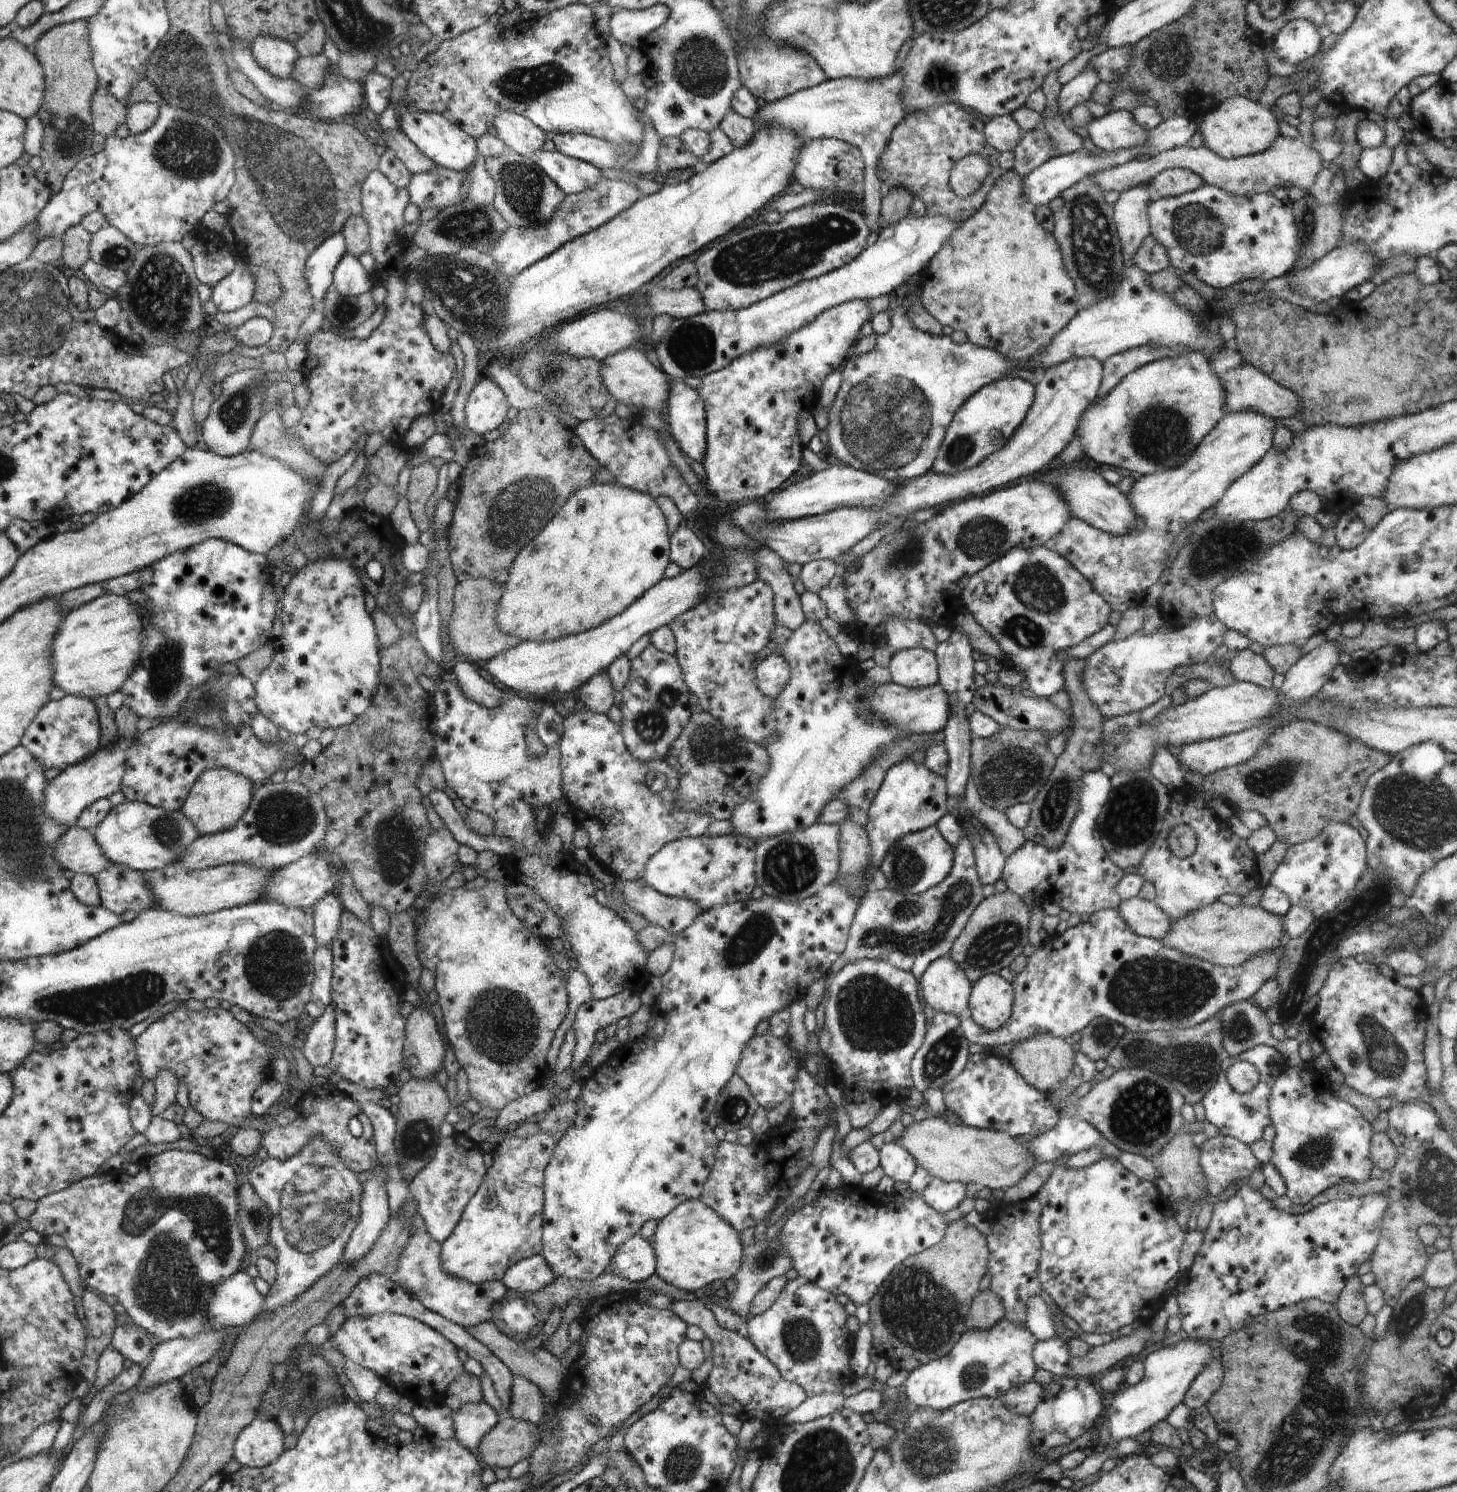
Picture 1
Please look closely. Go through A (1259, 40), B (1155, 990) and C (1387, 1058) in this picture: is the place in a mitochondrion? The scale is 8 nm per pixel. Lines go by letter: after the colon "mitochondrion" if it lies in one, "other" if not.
A: other
B: mitochondrion
C: mitochondrion

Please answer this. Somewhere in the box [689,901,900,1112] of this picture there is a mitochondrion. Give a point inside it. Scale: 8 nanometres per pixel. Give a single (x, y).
(743, 946)

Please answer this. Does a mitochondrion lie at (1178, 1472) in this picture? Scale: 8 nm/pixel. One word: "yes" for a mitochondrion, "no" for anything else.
no

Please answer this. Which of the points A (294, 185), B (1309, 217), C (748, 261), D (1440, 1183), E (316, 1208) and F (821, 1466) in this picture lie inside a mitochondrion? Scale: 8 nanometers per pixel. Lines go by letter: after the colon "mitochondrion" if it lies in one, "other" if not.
A: mitochondrion
B: mitochondrion
C: mitochondrion
D: mitochondrion
E: mitochondrion
F: mitochondrion

